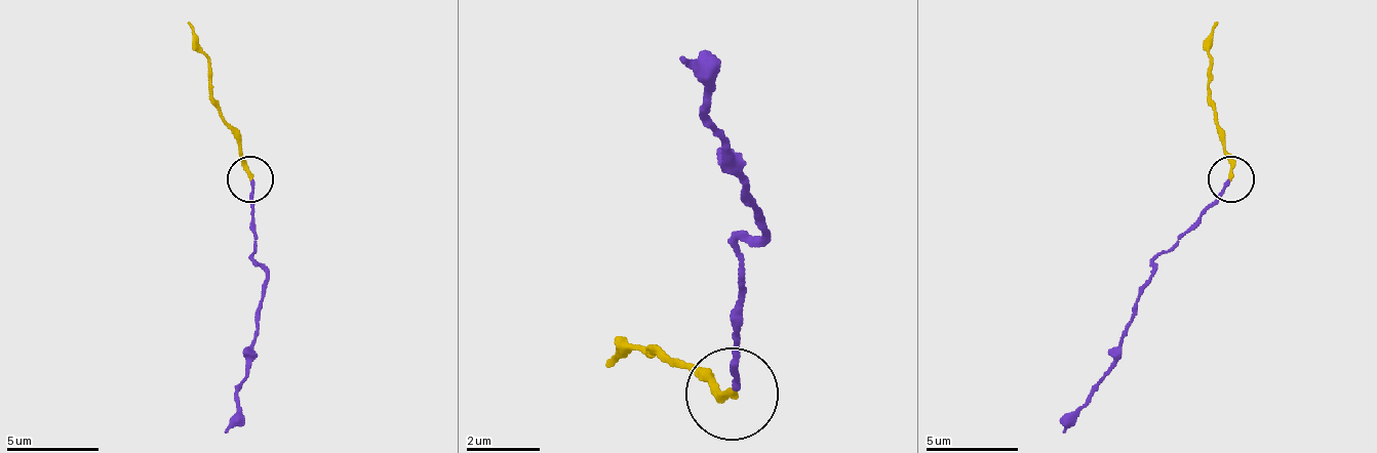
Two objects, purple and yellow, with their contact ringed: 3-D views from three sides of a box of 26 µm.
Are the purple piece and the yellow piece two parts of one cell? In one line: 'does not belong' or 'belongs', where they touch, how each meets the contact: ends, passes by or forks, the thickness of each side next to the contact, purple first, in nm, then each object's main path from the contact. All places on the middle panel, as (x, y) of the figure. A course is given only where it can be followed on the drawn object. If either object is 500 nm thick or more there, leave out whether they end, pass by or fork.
does not belong; place (732, 394); purple ends; yellow ends; calibres 160 and 190 nm; course purple (735, 390), (735, 243), (762, 234), (762, 215), (735, 160), (707, 123), (707, 86), (679, 58); course yellow (735, 390), (707, 381), (652, 354), (642, 344), (605, 363)

